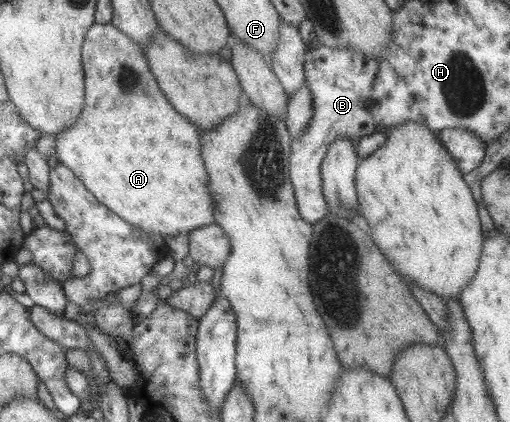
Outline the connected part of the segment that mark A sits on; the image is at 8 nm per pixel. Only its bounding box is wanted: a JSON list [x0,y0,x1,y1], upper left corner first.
[55,22,214,237]

